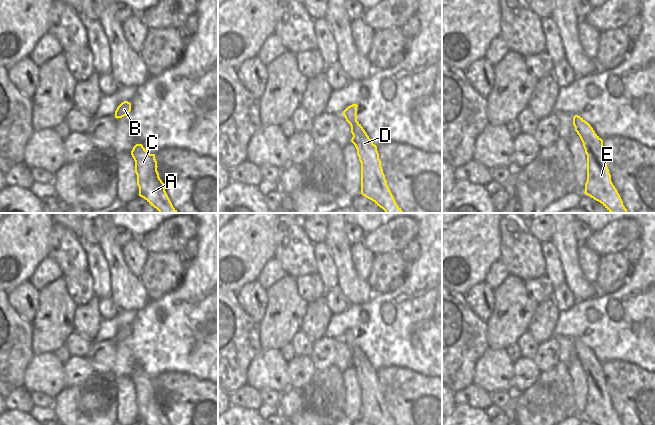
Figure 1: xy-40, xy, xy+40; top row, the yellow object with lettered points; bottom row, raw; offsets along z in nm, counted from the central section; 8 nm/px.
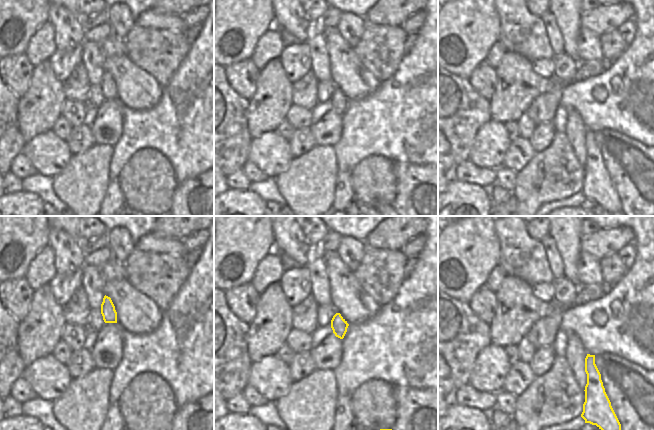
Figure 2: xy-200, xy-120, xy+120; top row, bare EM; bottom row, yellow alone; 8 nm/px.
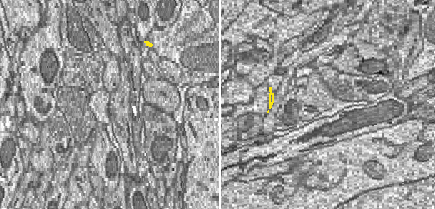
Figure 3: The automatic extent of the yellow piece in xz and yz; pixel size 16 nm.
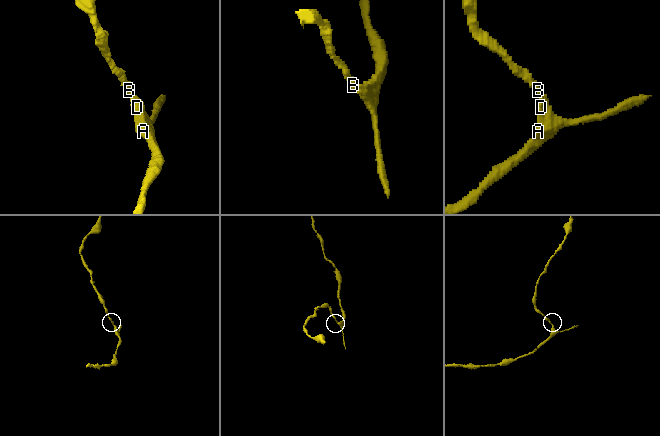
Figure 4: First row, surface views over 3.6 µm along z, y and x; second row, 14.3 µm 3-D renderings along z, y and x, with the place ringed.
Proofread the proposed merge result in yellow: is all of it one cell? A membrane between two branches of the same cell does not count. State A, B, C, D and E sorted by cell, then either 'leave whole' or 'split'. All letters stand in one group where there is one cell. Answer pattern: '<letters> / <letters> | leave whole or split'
A B C D E | leave whole

